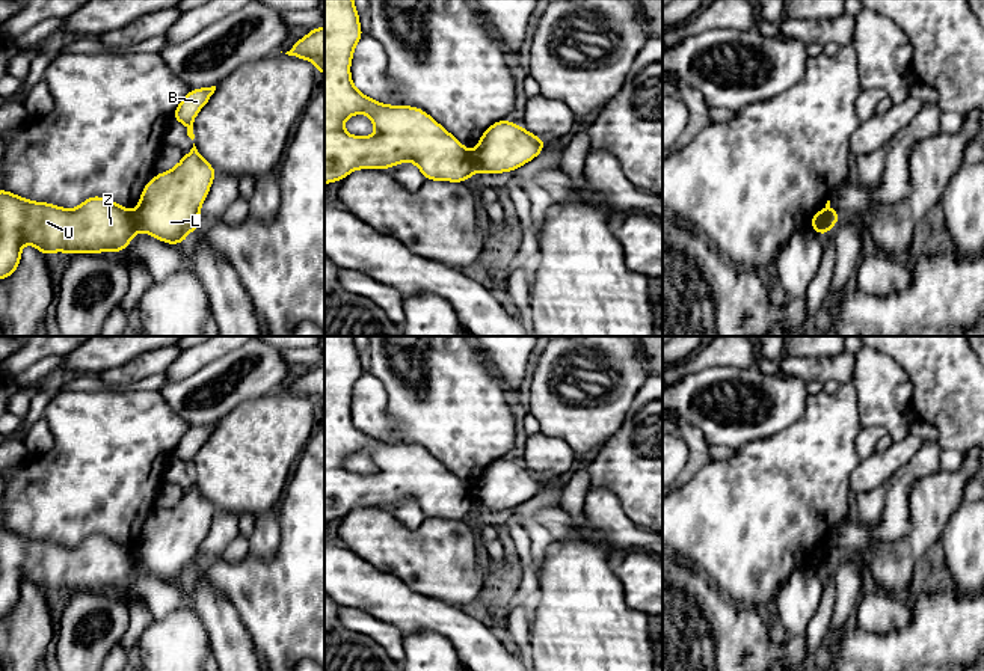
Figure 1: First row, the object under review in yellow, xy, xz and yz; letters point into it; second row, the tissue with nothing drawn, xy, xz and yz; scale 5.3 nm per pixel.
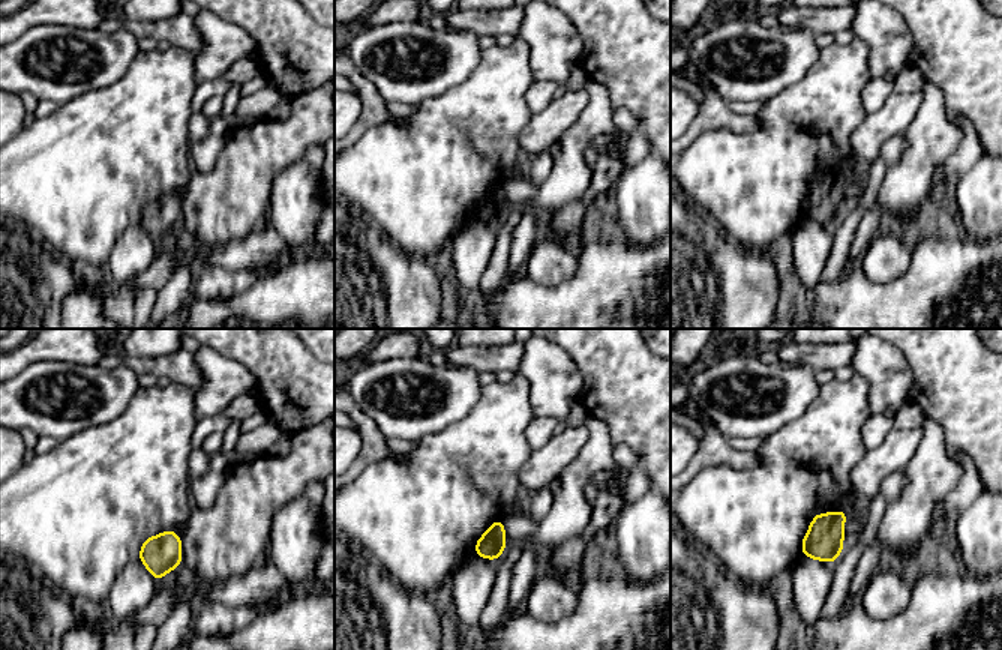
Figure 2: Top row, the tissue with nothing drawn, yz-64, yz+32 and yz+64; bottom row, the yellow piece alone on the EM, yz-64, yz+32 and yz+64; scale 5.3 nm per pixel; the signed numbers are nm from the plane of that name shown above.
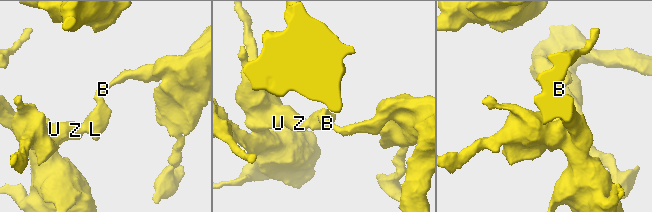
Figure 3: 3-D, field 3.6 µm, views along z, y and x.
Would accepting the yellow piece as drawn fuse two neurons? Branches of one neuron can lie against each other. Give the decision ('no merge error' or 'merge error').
merge error

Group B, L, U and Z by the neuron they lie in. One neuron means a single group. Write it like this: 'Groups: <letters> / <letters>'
Groups: B L / U Z

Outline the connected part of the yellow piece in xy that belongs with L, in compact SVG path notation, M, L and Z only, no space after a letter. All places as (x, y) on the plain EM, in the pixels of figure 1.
M193 481L174 507L157 511L143 525L134 549L137 567L163 581L184 581L187 571L201 564L199 546L216 511Z

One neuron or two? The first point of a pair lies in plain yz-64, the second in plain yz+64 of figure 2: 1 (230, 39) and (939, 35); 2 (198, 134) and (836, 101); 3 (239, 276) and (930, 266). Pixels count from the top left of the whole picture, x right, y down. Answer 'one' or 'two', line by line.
1: two
2: two
3: two

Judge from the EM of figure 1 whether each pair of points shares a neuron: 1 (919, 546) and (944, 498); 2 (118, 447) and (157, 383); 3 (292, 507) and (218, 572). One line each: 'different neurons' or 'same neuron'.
1: same neuron
2: different neurons
3: same neuron

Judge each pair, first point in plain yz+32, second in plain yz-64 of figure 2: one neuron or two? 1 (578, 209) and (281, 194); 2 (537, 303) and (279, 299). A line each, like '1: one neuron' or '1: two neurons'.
1: two neurons
2: one neuron

